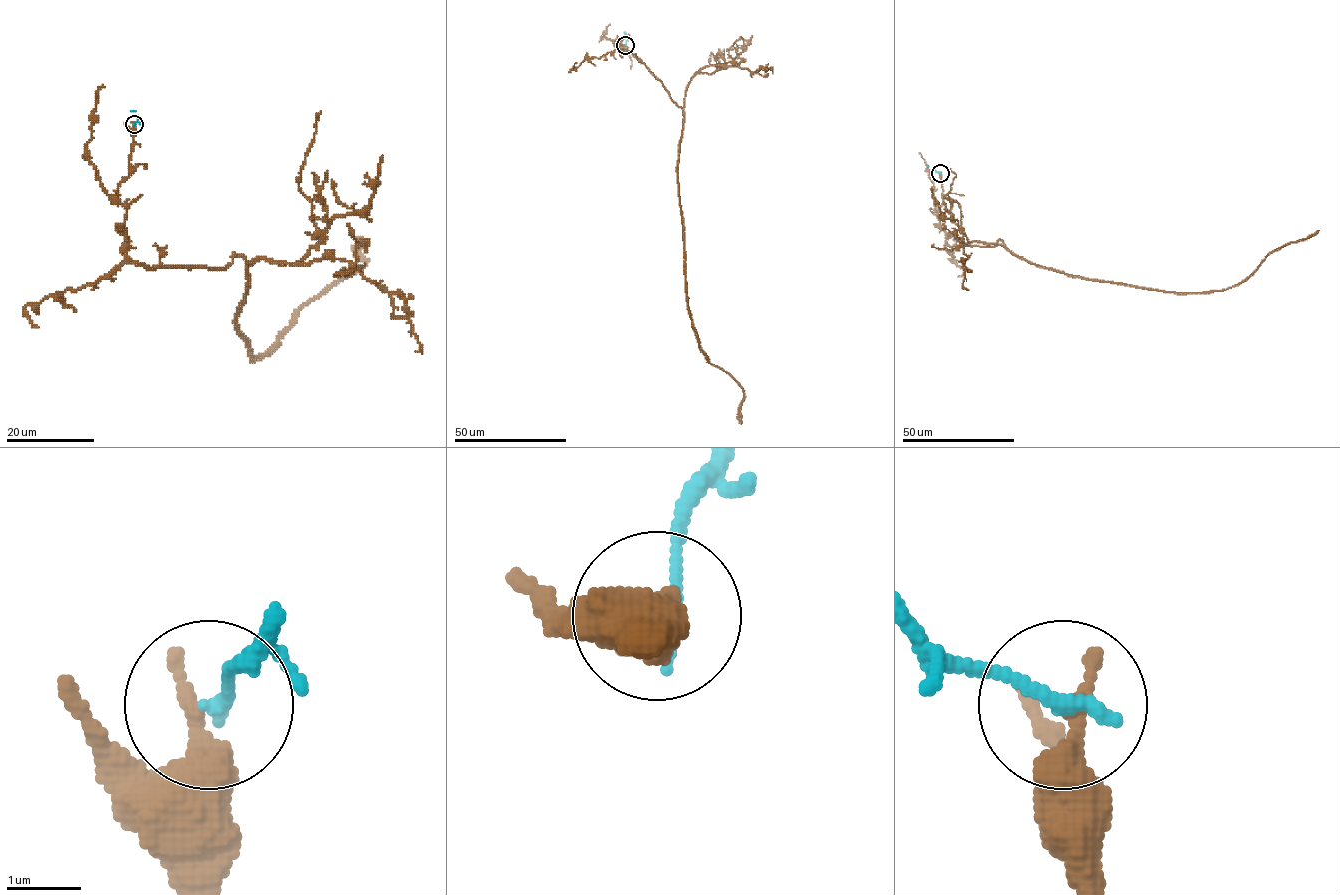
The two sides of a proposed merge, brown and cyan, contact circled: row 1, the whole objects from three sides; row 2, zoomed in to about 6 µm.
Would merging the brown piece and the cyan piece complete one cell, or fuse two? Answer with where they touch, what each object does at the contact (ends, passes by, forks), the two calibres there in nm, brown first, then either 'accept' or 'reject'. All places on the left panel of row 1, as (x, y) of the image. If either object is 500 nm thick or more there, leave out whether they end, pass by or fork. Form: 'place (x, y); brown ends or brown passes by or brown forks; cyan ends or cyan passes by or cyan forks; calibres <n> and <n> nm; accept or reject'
place (134, 124); brown ends; cyan ends; calibres 400 and 220 nm; reject

